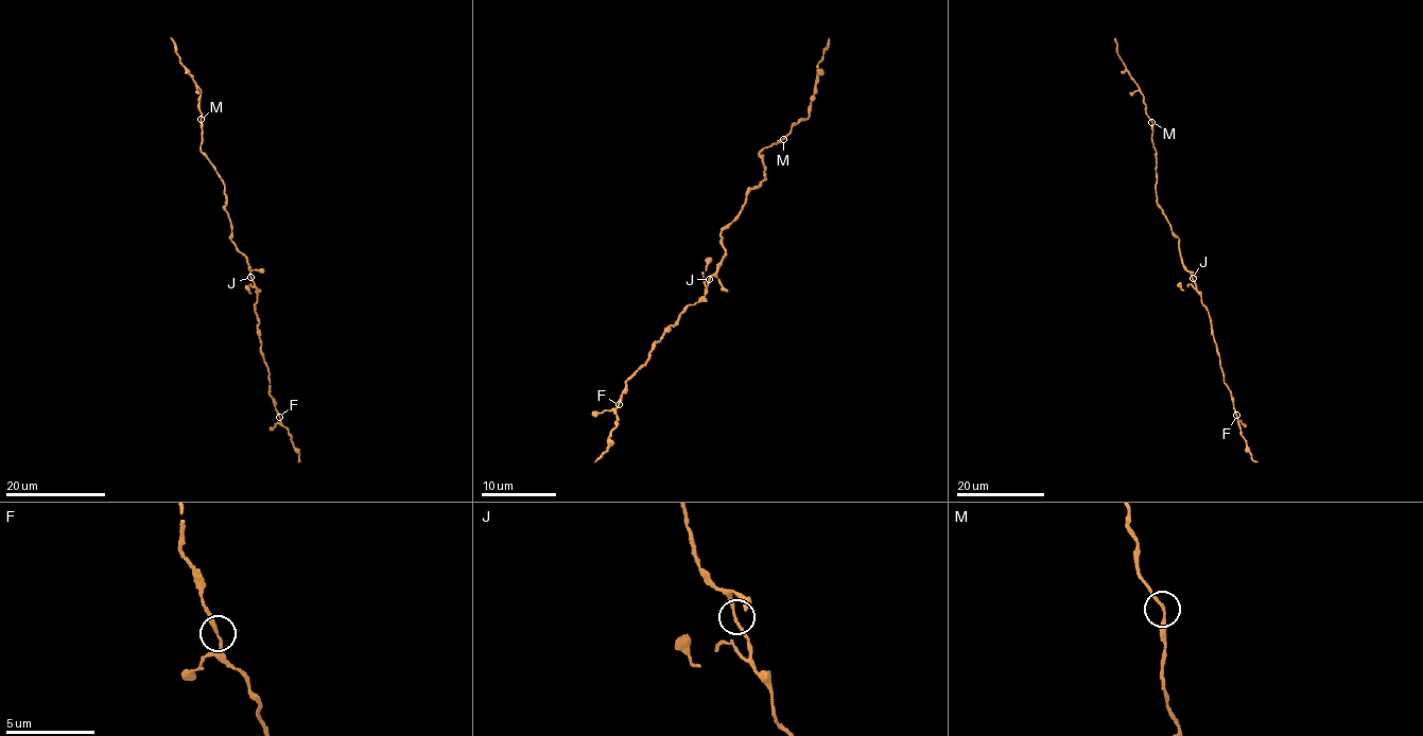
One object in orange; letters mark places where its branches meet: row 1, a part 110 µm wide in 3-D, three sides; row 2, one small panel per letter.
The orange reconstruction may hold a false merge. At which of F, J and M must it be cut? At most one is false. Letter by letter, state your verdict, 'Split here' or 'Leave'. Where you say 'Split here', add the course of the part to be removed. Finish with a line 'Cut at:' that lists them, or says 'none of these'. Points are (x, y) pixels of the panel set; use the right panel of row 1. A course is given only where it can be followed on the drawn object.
F: Leave
J: Leave
M: Leave
Cut at: none of these

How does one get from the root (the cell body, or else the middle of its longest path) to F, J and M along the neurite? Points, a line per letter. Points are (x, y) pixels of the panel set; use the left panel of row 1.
F: (238, 250), (246, 256), (257, 291), (254, 311), (259, 319), (261, 353), (269, 373), (270, 396), (280, 417)
J: (238, 250), (246, 256), (250, 277)
M: (238, 250), (229, 237), (232, 225), (225, 207), (224, 184), (215, 168), (201, 151), (201, 119)

